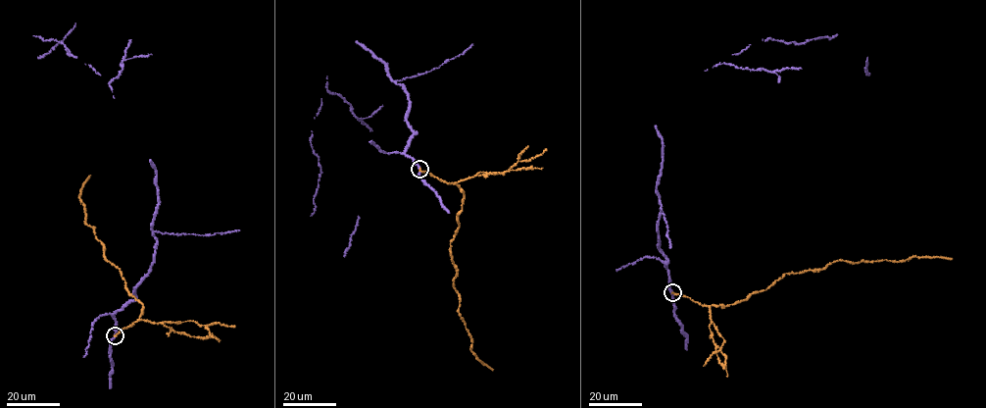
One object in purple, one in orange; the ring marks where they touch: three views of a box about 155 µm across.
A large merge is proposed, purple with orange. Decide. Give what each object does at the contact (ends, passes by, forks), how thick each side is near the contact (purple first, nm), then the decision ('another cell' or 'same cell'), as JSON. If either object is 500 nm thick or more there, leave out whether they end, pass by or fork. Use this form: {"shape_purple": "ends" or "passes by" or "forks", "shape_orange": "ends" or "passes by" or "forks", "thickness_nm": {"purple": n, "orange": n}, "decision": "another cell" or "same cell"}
{"shape_purple": "passes by", "shape_orange": "ends", "thickness_nm": {"purple": 480, "orange": 320}, "decision": "same cell"}

